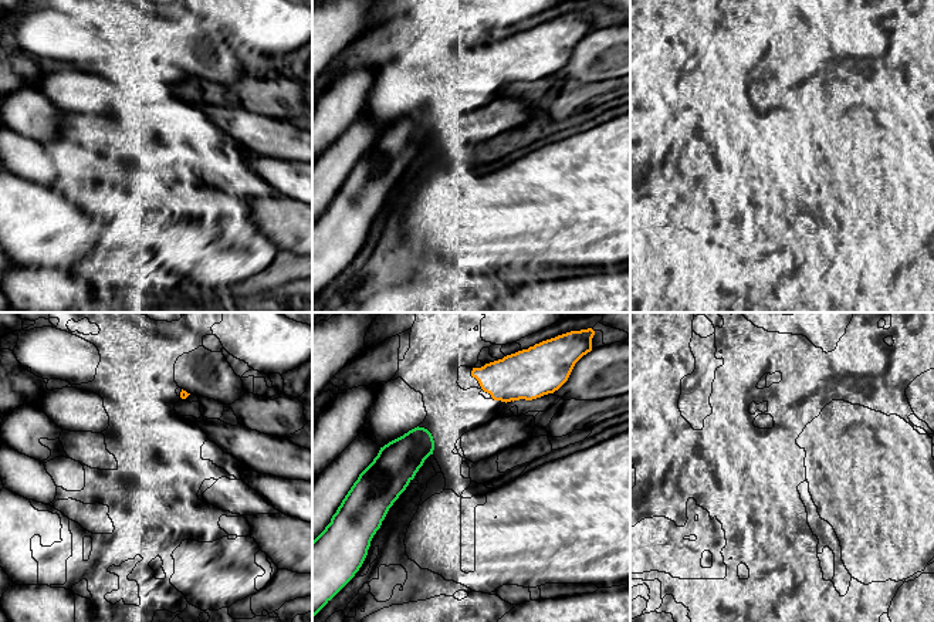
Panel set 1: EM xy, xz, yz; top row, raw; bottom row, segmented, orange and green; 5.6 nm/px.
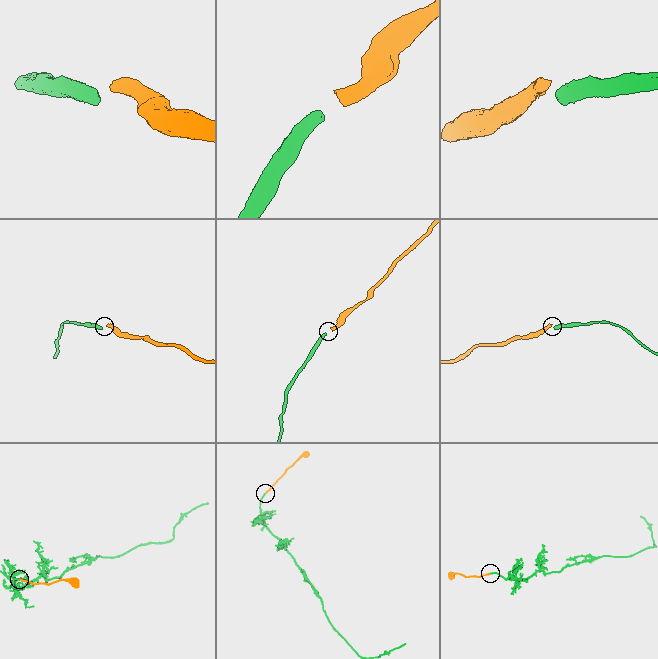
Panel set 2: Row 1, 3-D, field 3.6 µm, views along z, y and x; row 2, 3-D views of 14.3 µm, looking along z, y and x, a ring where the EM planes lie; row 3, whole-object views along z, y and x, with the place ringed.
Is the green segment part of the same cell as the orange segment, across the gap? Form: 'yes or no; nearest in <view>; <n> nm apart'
no; nearest in xz; 380 nm apart

